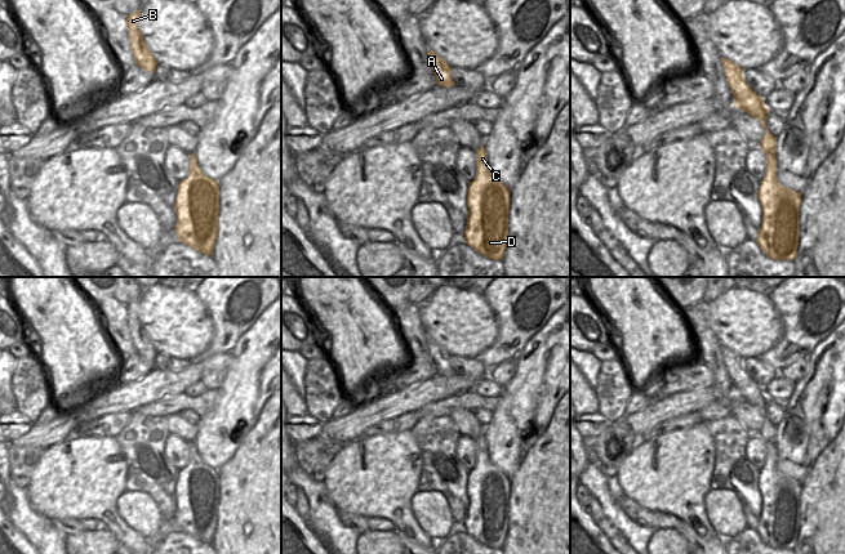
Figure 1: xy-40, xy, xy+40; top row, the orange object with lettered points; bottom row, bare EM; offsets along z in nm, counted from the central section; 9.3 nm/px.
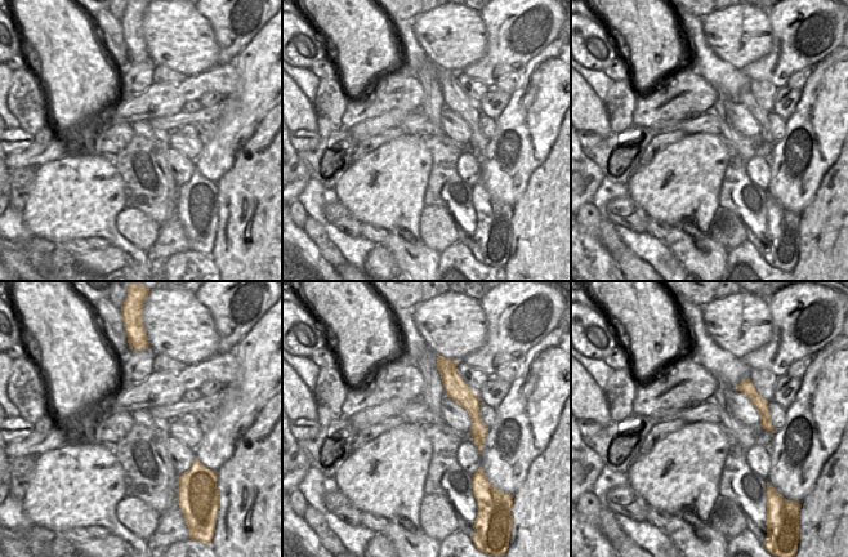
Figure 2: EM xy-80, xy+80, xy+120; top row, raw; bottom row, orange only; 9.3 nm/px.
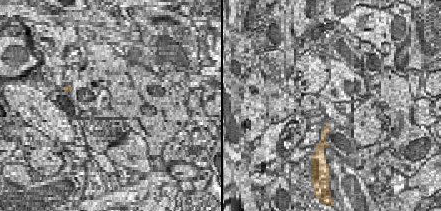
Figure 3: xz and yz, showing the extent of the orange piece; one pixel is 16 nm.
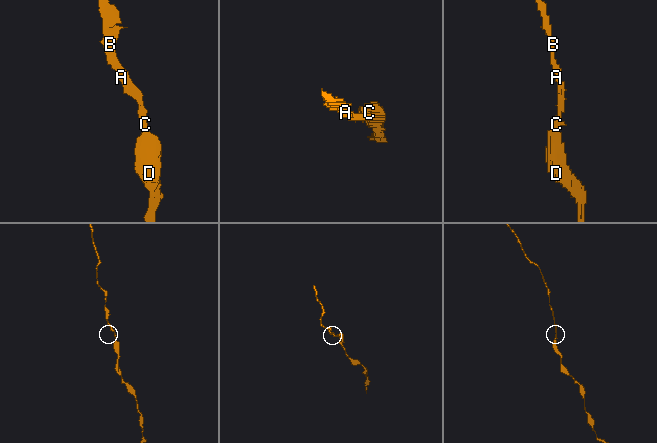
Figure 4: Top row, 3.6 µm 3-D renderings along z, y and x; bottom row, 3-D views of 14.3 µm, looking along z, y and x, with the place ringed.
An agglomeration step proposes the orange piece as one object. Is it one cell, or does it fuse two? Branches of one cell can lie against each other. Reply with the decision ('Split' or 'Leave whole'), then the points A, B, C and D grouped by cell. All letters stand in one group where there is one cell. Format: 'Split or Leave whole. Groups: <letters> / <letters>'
Leave whole. Groups: A B C D.

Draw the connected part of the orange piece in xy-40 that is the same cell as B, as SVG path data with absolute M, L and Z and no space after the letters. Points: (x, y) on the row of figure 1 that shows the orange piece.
M137 10L126 17L126 28L128 28L128 37L130 40L130 48L133 57L135 59L135 64L144 68L150 73L154 73L157 62L150 53L143 37L138 30L138 17L141 10Z

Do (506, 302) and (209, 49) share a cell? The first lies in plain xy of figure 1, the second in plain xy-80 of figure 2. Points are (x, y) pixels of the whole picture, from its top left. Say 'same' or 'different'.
different

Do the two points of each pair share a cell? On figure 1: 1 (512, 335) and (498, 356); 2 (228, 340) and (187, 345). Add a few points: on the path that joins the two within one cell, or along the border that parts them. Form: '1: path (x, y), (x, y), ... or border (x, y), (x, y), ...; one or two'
1: path (507, 340), (501, 344), (501, 351); one
2: border (209, 313), (212, 340), (191, 360); two

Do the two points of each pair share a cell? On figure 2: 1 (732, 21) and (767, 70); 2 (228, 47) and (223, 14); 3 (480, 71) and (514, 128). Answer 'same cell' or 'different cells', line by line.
1: different cells
2: same cell
3: different cells

